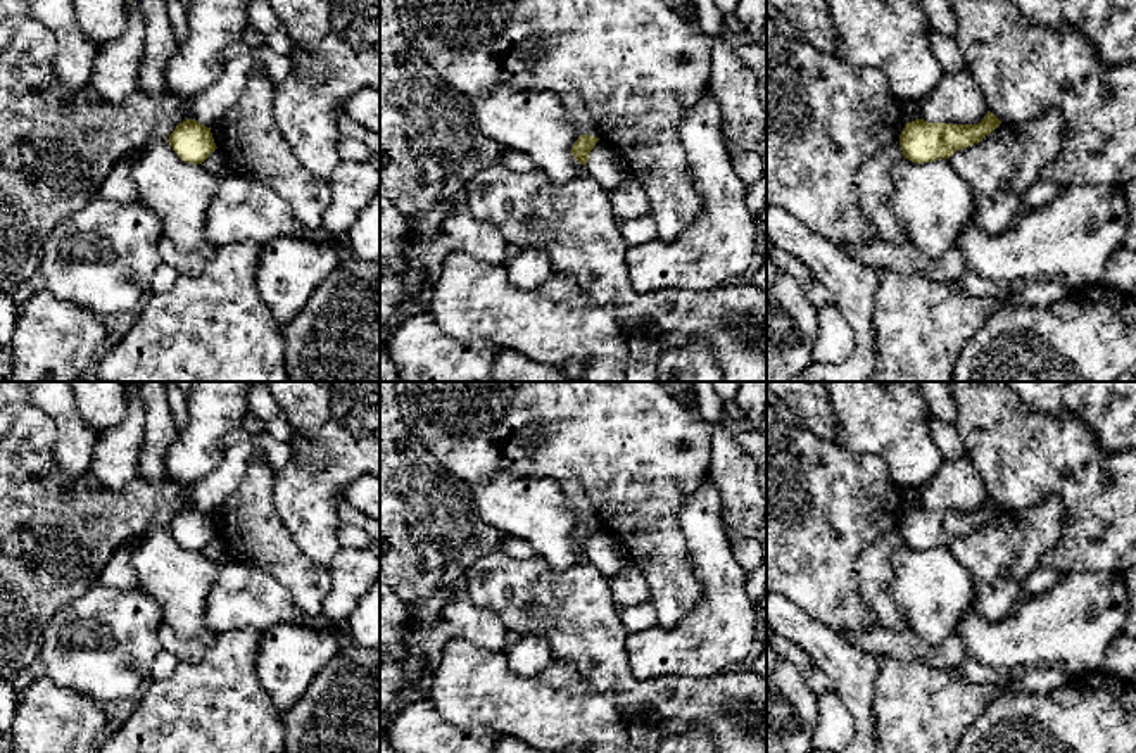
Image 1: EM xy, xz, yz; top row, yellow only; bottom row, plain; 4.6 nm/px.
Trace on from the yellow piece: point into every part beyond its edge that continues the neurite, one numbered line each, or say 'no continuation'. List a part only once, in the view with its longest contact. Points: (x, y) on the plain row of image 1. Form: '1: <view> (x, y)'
no continuation

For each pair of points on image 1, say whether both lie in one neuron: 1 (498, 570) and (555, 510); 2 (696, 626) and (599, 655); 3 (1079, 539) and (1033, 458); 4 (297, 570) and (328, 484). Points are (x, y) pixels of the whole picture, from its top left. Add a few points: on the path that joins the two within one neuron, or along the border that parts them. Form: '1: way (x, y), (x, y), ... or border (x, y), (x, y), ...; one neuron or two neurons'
1: border (536, 553), (558, 570), (574, 567); two neurons
2: border (627, 634), (627, 665), (634, 676), (650, 679); two neurons
3: way (1079, 518), (1079, 505), (1053, 479); one neuron
4: border (280, 518), (296, 546), (327, 569); two neurons

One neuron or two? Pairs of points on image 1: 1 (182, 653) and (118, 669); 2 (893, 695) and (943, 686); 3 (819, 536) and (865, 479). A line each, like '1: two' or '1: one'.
1: two
2: one
3: one

